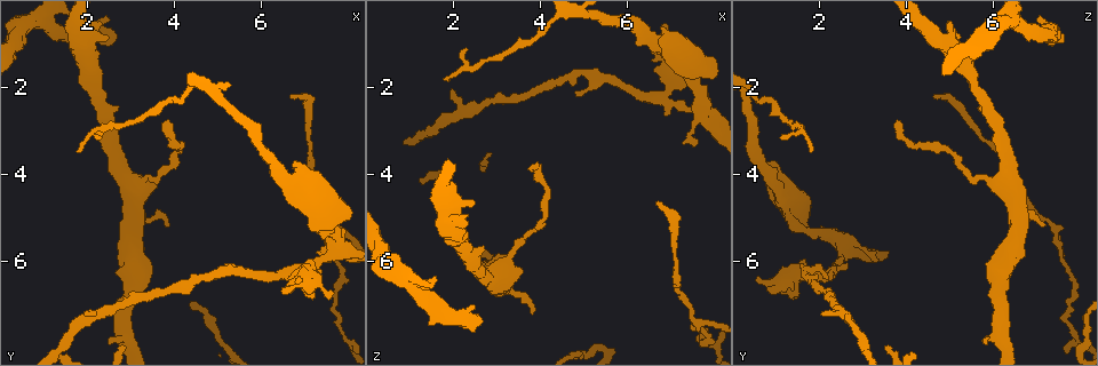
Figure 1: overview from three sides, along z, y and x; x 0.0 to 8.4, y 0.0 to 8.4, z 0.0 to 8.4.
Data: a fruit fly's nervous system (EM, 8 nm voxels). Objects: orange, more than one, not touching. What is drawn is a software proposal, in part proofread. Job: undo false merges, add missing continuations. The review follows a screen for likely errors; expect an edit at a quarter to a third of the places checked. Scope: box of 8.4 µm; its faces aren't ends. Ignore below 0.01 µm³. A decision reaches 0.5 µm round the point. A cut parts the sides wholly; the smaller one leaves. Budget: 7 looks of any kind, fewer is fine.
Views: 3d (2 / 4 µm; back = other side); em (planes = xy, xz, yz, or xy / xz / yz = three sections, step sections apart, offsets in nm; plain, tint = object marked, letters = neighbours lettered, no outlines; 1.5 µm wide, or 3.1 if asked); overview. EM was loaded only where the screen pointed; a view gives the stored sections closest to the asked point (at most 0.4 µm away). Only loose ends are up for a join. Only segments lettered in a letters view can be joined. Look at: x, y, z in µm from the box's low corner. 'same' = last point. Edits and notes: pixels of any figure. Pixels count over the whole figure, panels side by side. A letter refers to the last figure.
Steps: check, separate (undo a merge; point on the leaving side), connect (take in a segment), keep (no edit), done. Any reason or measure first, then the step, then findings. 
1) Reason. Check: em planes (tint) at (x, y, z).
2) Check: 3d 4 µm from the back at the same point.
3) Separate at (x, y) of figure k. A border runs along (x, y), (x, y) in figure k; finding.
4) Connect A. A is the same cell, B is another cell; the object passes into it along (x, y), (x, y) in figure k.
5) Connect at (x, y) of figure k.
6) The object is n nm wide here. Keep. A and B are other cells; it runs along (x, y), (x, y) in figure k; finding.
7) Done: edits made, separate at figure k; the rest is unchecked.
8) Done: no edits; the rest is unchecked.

Calibre changes. Check: 3d 4 µm at (6.90, 6.25, 2.30).

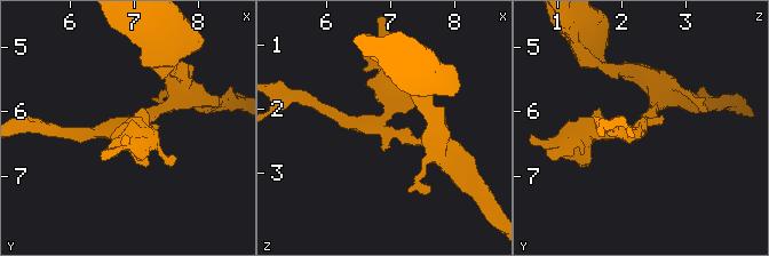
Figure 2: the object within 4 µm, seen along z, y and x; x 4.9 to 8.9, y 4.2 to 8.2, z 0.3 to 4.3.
3 arms meet here; the arms are 180, 200, 360 nm wide. Check: em planes (tint) at (6.85, 6.30, 2.30).

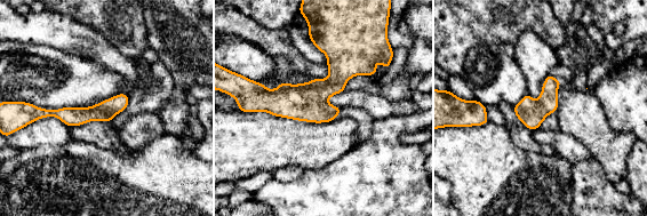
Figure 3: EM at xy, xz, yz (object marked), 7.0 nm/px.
Check: em planes (letters) at the same point.

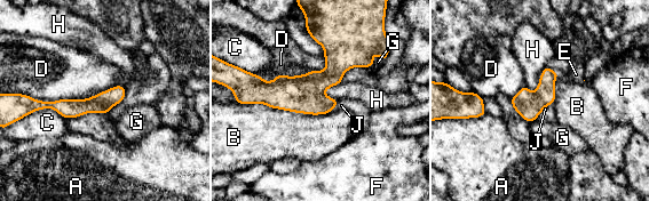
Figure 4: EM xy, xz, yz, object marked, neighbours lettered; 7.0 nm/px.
Keep. A, B, C, D, E, F, G, H and J are other cells; continuous, no second neuron.

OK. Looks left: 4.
Arms run side by side. Check: em xz step 4 (tint) at (7.60, 5.25, 7.40).

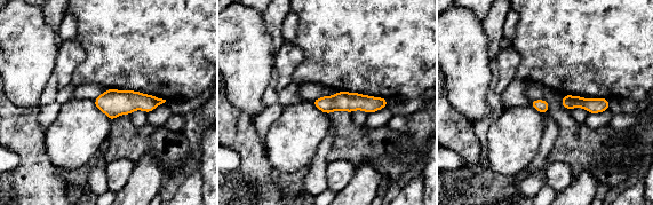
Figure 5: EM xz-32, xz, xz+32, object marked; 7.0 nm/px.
Check: em planes (letters) at the same point.

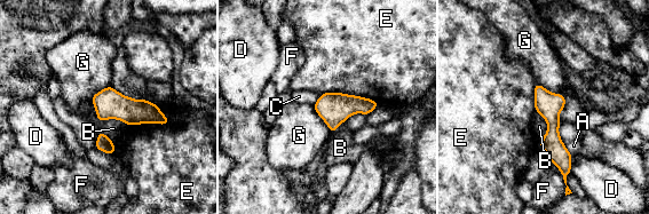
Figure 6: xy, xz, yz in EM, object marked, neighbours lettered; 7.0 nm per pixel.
The object is 180 nm wide here. Keep. A, B, C, D, E, F and G are other cells; all the same neuron.

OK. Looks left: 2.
Thick end. Check: 3d 4 µm from the back at (2.50, 1.00, 7.60).

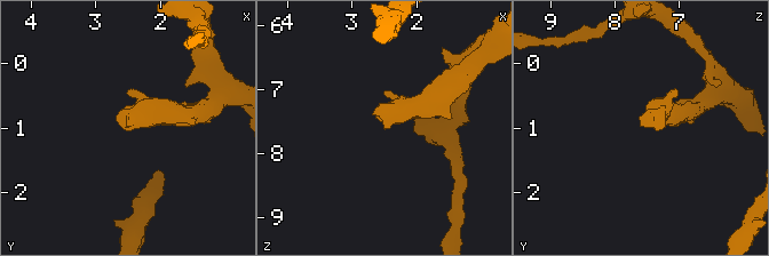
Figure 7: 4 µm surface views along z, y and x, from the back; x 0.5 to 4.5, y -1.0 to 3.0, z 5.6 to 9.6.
Need the tissue. Check: em xz step 4 (letters) at (2.50, 0.90, 7.65).

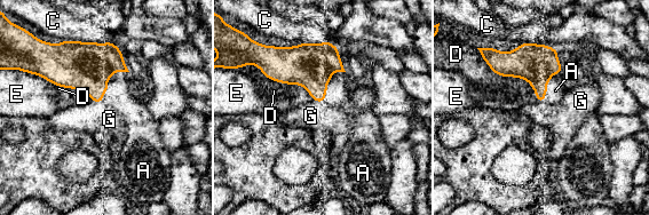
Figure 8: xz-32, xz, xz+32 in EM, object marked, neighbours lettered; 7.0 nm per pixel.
Connect A. A is the same cell, C, D, E and G are other cells; it goes on there.

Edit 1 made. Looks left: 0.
Done: edits made, connect at figure 8; the rest is unchecked.

